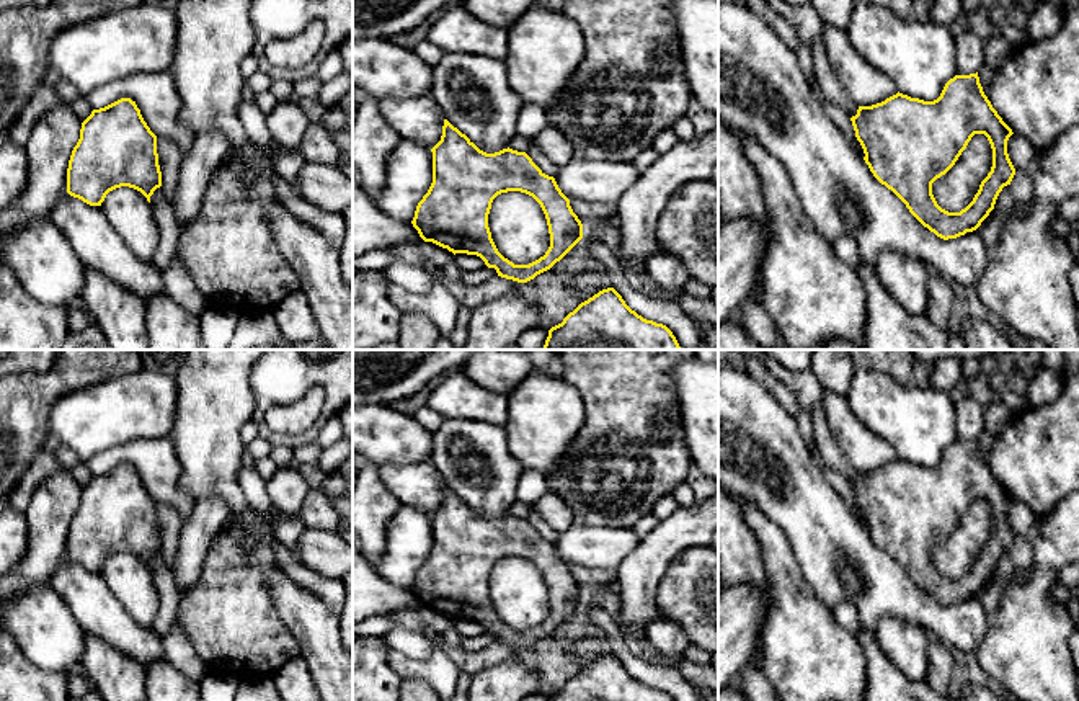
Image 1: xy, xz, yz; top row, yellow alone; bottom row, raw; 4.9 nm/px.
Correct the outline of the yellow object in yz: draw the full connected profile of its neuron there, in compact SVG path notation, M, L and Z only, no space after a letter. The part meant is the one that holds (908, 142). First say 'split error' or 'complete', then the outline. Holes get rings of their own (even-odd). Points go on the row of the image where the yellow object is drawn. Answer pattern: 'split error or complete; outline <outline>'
complete; outline M978 72L955 75L934 101L911 98L898 92L881 103L859 106L850 121L864 149L864 160L873 176L891 190L924 227L944 240L976 230L994 209L1002 188L1010 185L1015 175L1007 154L1007 141L1014 132L984 95ZM975 134L988 137L992 149L992 167L973 201L960 212L948 212L937 204L932 183L955 165Z

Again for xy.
complete; outline M121 98L91 111L82 123L80 139L72 150L67 168L67 193L90 206L101 206L106 194L121 186L140 191L149 203L153 191L162 186L157 136L131 98Z

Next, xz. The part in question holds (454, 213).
complete; outline M444 119L441 141L433 152L433 183L418 203L413 227L424 242L449 252L480 257L498 276L527 283L550 270L581 239L583 224L553 176L545 175L526 152L480 150L465 134ZM508 191L532 196L542 208L550 247L529 265L504 258L488 227L493 199Z

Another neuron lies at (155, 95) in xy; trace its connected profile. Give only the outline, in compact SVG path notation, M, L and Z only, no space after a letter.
M142 72L101 85L85 95L93 109L131 98L150 131L178 144L183 157L191 152L194 134L178 121L181 98L170 72Z

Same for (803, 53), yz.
M800 44L797 49L797 59L800 62L800 69L810 85L810 88L819 95L819 83L816 80L816 74L815 74L815 69L813 69L813 59L811 59L811 47L806 46L806 44Z

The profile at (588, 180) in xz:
M571 159L560 167L555 181L568 199L617 204L640 173L632 162Z

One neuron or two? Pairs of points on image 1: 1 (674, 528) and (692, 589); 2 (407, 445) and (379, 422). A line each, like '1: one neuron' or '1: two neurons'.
1: two neurons
2: one neuron

